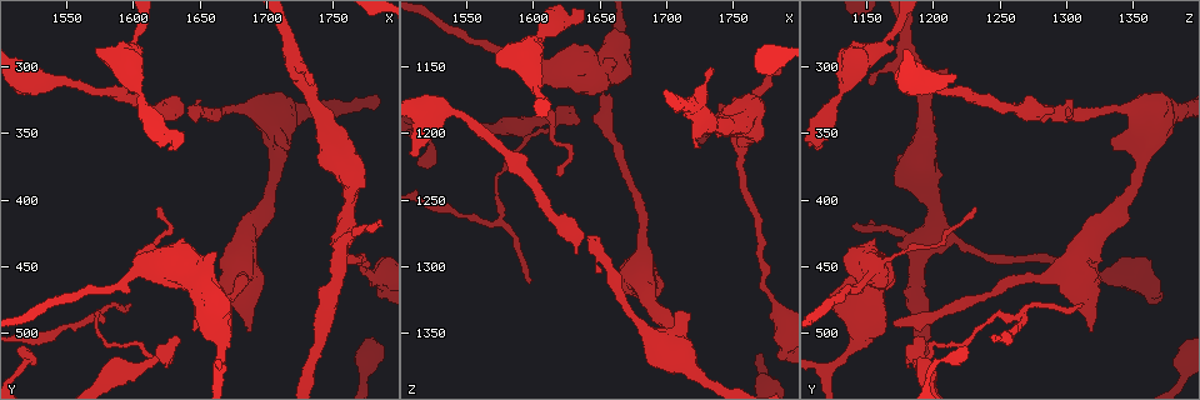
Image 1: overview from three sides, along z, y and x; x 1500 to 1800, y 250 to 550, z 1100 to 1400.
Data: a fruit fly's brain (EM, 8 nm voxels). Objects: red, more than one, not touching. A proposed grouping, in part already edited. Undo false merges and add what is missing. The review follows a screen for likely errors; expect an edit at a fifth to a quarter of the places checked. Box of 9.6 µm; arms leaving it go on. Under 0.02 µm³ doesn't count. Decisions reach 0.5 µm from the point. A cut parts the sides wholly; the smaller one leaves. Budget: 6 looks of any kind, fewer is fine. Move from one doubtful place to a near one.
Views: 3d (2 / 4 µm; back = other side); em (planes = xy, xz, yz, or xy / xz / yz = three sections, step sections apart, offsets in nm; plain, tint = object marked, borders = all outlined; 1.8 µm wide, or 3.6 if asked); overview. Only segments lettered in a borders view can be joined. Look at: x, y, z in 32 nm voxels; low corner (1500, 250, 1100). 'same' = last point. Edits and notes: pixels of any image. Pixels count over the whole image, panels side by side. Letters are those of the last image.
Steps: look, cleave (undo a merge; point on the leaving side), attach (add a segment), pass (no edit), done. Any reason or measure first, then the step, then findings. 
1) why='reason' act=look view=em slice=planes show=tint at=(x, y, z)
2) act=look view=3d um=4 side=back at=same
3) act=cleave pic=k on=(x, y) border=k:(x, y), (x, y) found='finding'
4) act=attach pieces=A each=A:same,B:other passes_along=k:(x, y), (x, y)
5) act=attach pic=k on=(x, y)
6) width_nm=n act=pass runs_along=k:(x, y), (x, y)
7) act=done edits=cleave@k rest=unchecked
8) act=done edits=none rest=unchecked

why='calibre changes' act=look view=em slice=xy step=16 show=tint at=(1602, 444, 1172)

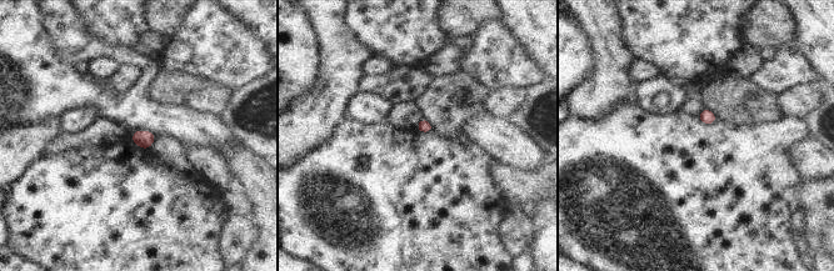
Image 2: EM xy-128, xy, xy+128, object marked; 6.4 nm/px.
why='see the neighbours' act=look view=em slice=xy step=16 show=borders at=same

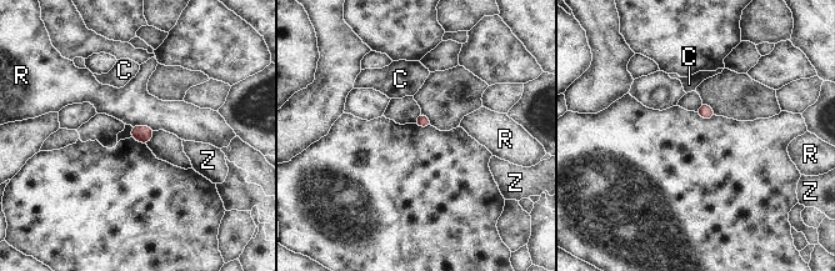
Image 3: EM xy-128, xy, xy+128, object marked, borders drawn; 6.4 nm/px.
act=pass each=C:other,R:other,Z:other border=3:(131, 125), (148, 125), (154, 130) found='continuous, no second cell'

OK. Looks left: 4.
why='branch stops here' act=look view=em slice=xy step=8 show=borders at=(1716, 360, 1336)

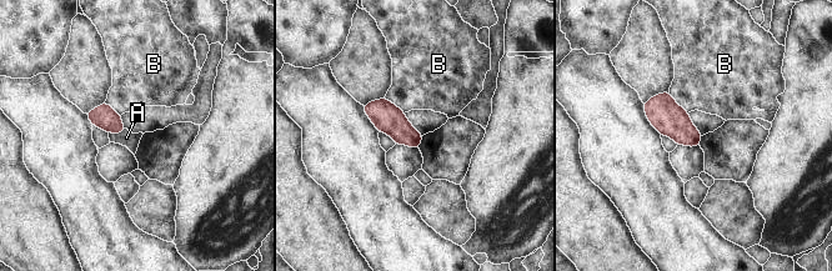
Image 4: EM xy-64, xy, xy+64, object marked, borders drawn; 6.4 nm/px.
why='cut it another way' act=look view=em slice=planes show=borders at=same

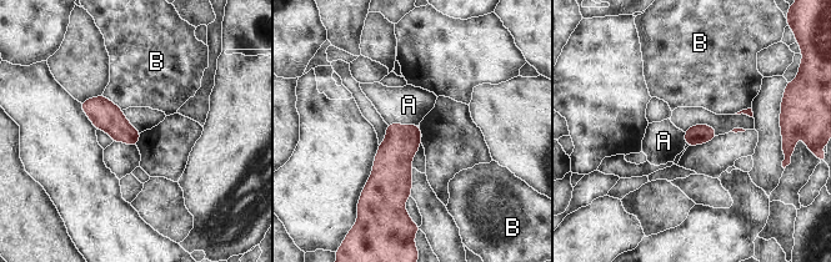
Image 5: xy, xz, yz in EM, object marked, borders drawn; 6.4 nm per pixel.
longest_contact=A:200nm act=pass each=A:other,B:other border=5:(417, 124), (388, 125) found='none of them fits'

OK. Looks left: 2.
act=done edits=none rest=unchecked

